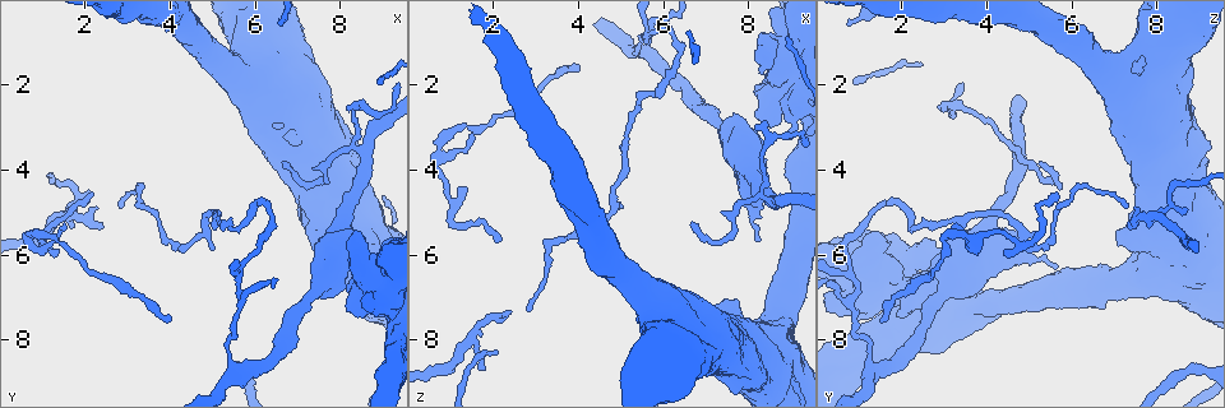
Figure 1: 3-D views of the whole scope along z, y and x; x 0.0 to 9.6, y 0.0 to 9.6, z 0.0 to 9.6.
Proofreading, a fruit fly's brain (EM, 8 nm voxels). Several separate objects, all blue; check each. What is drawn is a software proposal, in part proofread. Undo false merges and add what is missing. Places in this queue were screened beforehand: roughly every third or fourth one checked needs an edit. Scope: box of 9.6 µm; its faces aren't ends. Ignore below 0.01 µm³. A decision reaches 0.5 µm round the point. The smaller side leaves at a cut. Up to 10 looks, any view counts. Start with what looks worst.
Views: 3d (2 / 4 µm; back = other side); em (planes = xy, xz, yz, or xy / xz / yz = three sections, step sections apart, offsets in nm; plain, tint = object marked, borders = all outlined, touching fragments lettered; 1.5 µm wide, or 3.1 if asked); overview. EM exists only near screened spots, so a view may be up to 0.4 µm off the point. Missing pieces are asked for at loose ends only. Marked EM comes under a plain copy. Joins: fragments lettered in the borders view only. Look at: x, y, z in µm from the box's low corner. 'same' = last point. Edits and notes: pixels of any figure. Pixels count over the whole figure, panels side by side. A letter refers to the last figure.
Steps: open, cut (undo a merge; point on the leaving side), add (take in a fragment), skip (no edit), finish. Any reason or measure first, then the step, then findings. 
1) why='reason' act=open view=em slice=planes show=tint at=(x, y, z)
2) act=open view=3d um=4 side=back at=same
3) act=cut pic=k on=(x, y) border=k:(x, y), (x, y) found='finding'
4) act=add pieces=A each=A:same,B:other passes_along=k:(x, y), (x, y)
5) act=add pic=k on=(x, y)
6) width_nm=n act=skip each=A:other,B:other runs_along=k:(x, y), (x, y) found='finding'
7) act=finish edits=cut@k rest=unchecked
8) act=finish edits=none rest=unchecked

why='branch stops here' act=open view=3d um=4 at=(8.20, 6.25, 5.65)

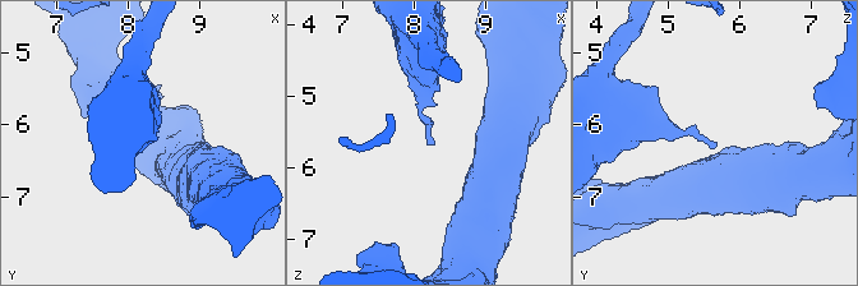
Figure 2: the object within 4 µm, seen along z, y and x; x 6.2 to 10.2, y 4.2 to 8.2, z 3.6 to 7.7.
why='now the EM' act=open view=em slice=planes show=borders at=(8.15, 6.25, 5.65)

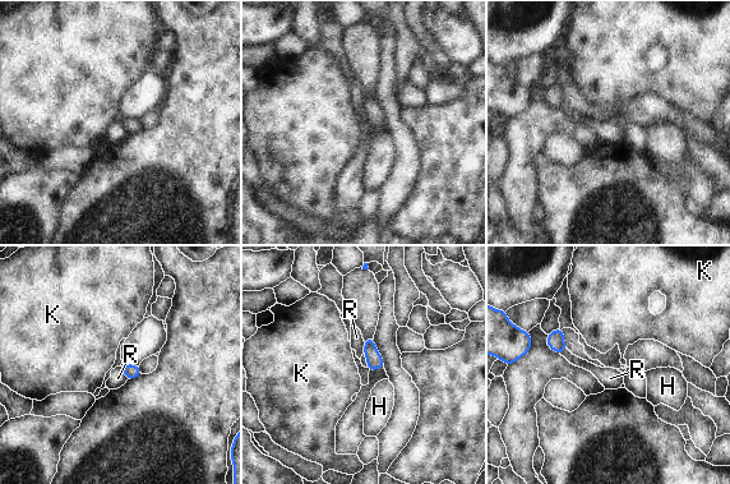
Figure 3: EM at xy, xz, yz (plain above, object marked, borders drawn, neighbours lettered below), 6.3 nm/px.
act=skip each=H:other,K:other,R:other border=3:(120, 367), (126, 379) found='no lettered fragment goes on from it'

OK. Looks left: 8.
why='thin end' act=open view=em slice=planes show=borders at=(4.05, 7.60, 1.45)

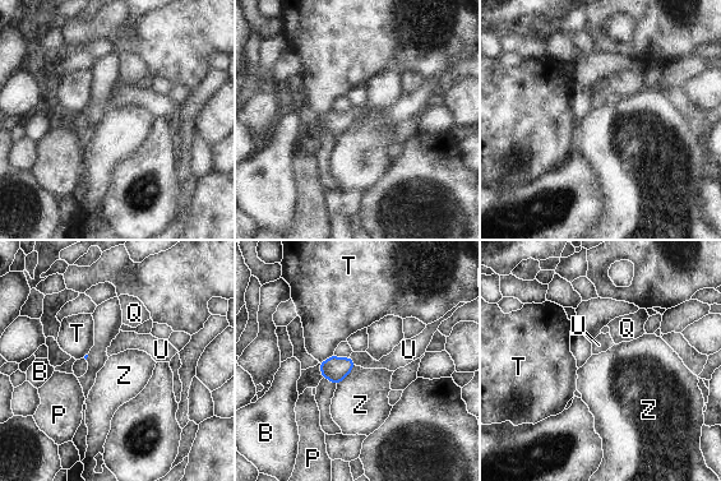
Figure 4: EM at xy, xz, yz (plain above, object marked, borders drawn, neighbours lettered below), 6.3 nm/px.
act=add pieces=U each=B:other,P:other,Q:other,T:other,U:same,Z:other passes_along=4:(334, 369), (352, 360), (392, 361) found='it goes on there'

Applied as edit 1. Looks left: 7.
act=open view=overview

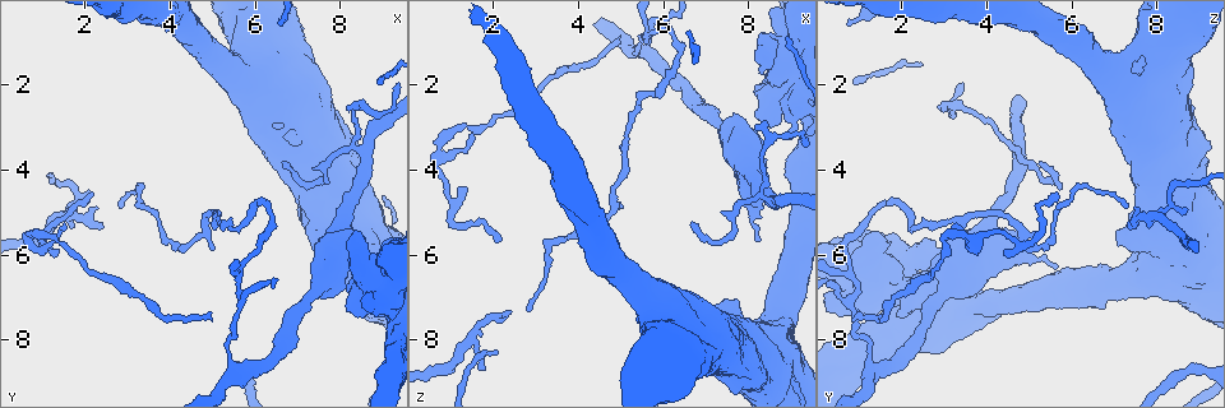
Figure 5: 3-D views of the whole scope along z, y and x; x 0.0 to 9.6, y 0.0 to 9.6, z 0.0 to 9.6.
why='free end' act=open view=em slice=yz step=8 show=borders at=(1.70, 5.05, 8.65)

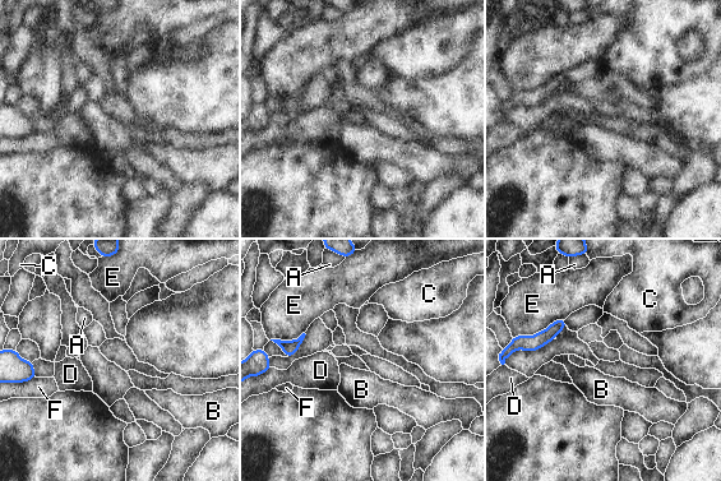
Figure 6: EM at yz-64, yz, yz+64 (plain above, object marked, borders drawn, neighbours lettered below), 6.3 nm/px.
act=open view=em slice=planes show=borders at=same

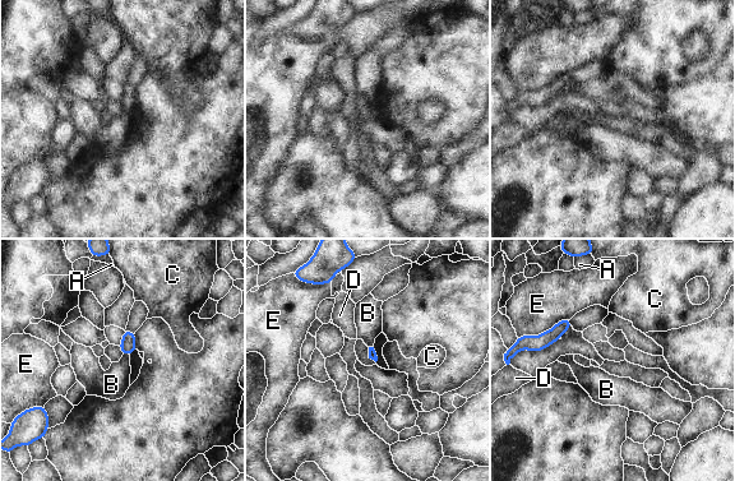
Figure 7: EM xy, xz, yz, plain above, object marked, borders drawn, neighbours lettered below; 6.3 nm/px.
act=skip each=A:other,B:other,C:other,D:other,E:other border=7:(123, 354), (129, 356) found='none of them fits'

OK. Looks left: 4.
why='an open end' act=open view=3d um=2 at=(8.50, 5.40, 1.50)

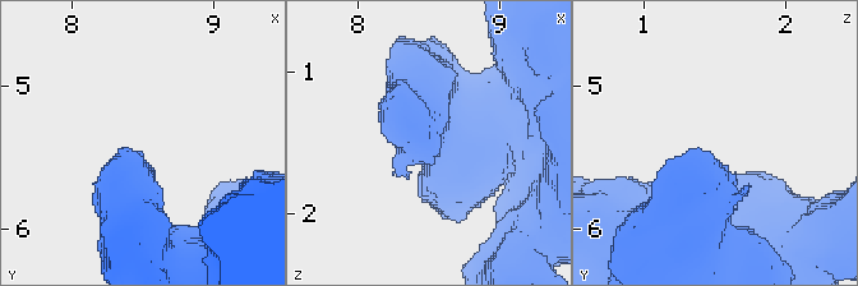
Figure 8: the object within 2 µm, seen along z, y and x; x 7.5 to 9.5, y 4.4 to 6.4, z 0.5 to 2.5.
why='shape alone is not enough' act=open view=em slice=xz step=8 show=borders at=(8.48, 5.46, 1.46)

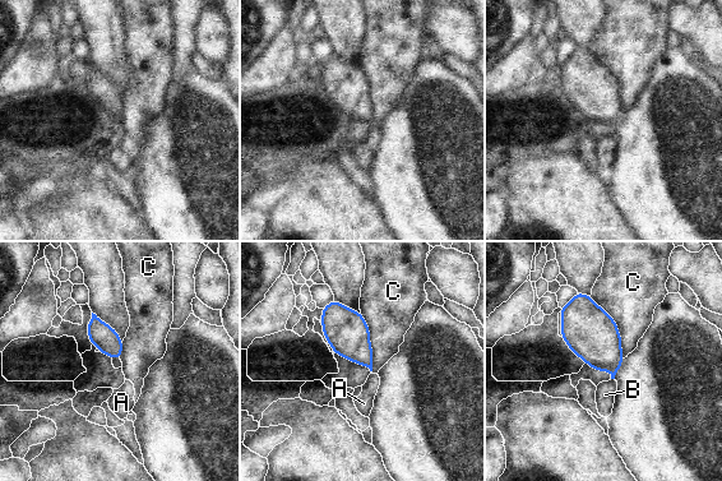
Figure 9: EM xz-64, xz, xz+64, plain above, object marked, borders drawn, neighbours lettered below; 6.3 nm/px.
act=open view=em slice=planes show=borders at=same

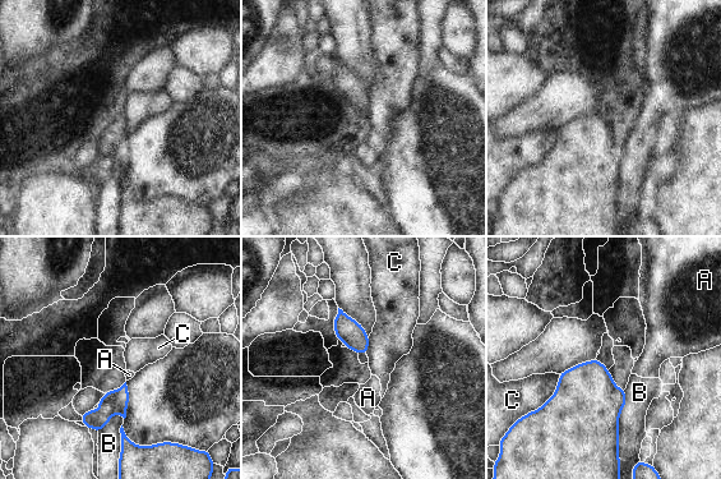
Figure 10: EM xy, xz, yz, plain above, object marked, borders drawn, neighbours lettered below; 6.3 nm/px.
act=skip each=A:other,B:other,C:other border=10:(559, 374), (555, 391), (526, 414) found='no lettered fragment goes on from it'

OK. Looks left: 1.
act=finish edits=add@4 rest=unchecked

